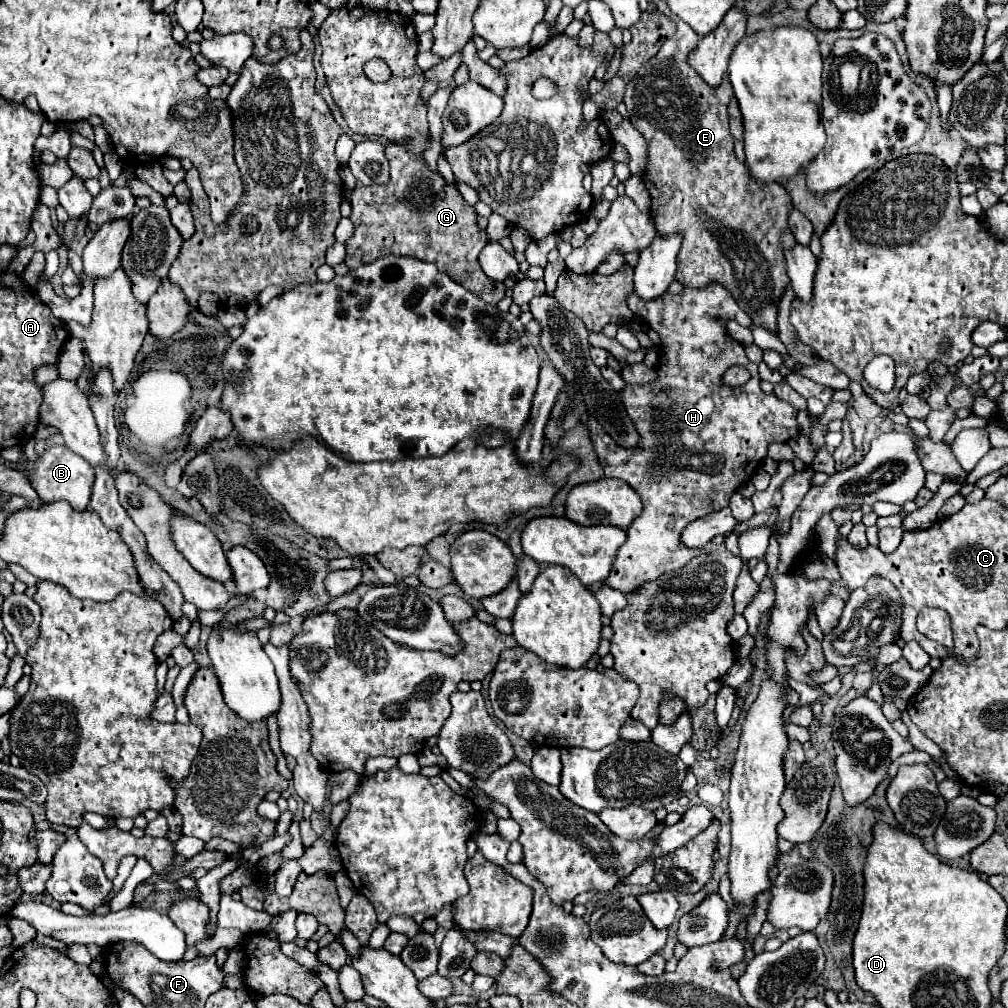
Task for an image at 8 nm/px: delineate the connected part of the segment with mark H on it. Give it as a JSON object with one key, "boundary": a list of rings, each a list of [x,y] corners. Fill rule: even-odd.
{"boundary":[[[711,282],[711,286],[705,288],[685,286],[681,294],[663,294],[663,298],[655,298],[655,302],[643,302],[643,298],[633,292],[627,296],[627,306],[631,308],[633,316],[637,320],[643,318],[643,322],[651,330],[655,330],[661,340],[659,366],[655,368],[657,378],[647,384],[625,384],[625,388],[619,392],[627,414],[639,430],[639,442],[633,450],[615,446],[615,442],[611,442],[607,434],[603,434],[593,414],[589,414],[587,422],[591,442],[597,458],[601,460],[605,476],[625,480],[641,496],[643,502],[643,512],[627,528],[627,542],[619,548],[613,572],[605,580],[607,586],[617,588],[623,594],[633,592],[639,584],[655,580],[661,574],[681,570],[691,558],[699,556],[703,548],[687,550],[679,542],[679,532],[683,532],[683,526],[687,526],[687,522],[693,522],[695,518],[703,518],[711,512],[723,510],[737,486],[749,482],[757,472],[759,462],[767,456],[769,444],[789,442],[799,434],[797,410],[789,402],[783,402],[775,394],[765,394],[759,388],[757,364],[749,362],[749,358],[745,356],[745,348],[729,336],[729,320],[735,320],[737,324],[747,328],[753,326],[753,322],[751,318],[747,318],[747,314],[743,314],[743,310],[739,310],[737,302],[731,298],[731,292],[719,286],[719,282]],[[731,366],[747,368],[751,372],[751,380],[743,386],[723,384],[721,378]]]}

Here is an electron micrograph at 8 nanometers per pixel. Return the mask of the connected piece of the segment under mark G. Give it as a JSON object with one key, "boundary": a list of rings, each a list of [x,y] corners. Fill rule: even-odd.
{"boundary":[[[389,144],[385,152],[391,164],[389,182],[383,186],[357,186],[351,194],[351,222],[355,232],[345,244],[345,264],[353,270],[387,254],[411,256],[435,264],[475,296],[497,306],[499,300],[505,298],[505,284],[487,278],[477,262],[477,256],[489,238],[477,224],[475,208],[463,200],[455,184],[447,184],[421,156],[409,154],[395,144]]]}

